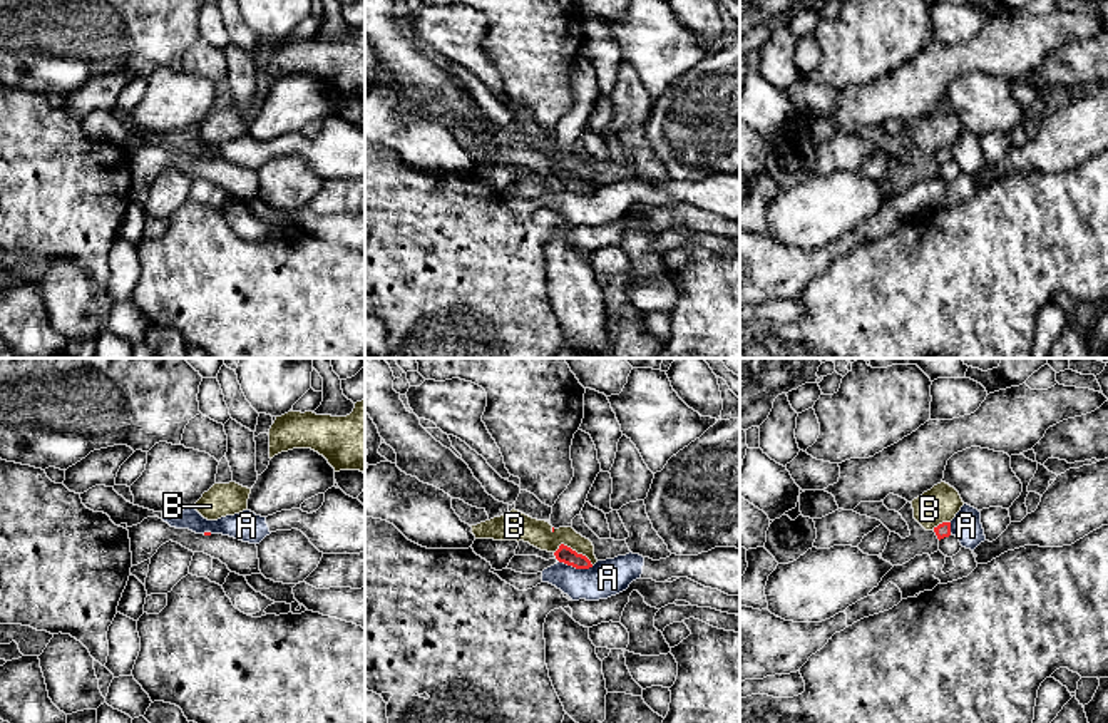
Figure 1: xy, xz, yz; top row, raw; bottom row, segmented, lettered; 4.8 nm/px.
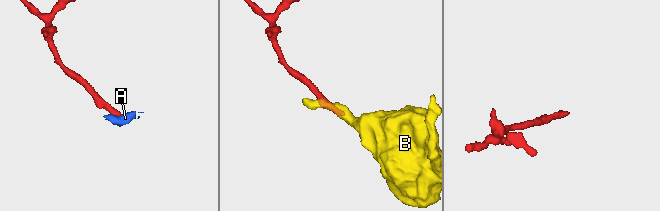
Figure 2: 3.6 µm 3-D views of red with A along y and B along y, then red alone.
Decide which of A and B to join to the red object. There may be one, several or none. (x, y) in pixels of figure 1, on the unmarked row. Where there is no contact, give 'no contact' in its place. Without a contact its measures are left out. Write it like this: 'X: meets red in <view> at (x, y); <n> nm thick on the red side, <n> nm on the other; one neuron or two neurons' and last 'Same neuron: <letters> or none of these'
A: meets red in xz at (576, 193); 80 nm thick on the red side, 180 nm on the other; two neurons
B: meets red in xz at (574, 176); 80 nm thick on the red side, 130 nm on the other; two neurons
Same neuron: none of these

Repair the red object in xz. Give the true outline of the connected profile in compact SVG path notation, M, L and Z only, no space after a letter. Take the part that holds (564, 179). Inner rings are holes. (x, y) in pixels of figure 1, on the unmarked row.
M561 169L559 174L554 177L556 184L559 187L564 187L567 191L572 191L576 194L589 194L592 192L591 186L582 181L582 179L577 179L576 176L572 176L571 172Z

